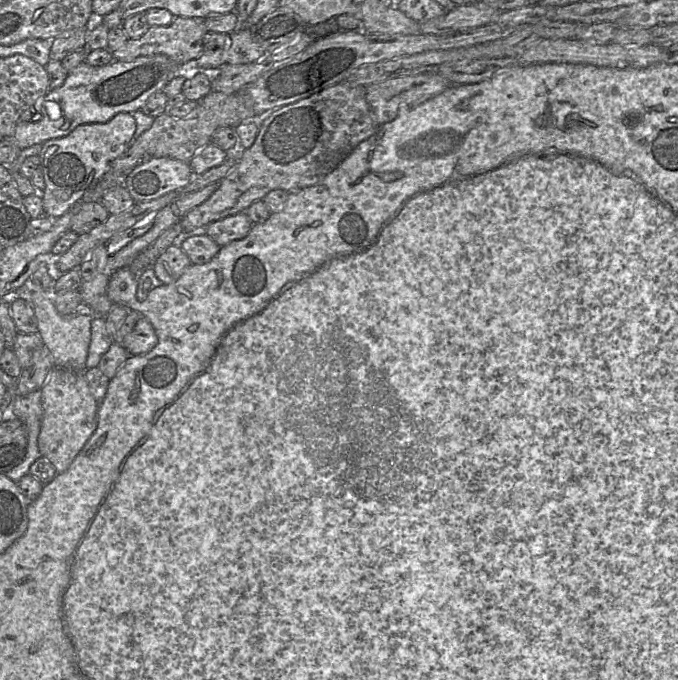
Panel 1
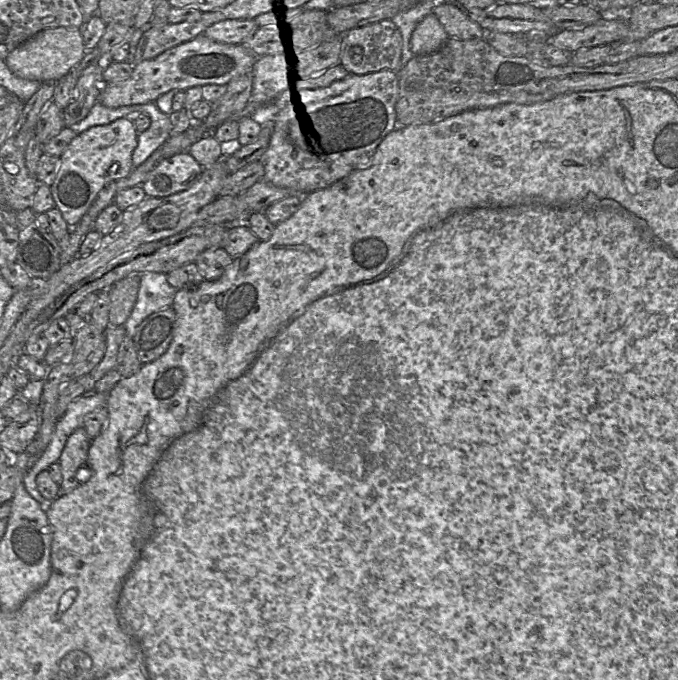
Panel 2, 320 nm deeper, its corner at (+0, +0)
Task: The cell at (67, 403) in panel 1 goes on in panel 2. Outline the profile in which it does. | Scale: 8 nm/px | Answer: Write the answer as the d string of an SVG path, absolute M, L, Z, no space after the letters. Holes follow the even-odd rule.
M84 427L77 428L68 437L58 460L62 475L60 494L71 492L86 481L85 466L91 441Z

